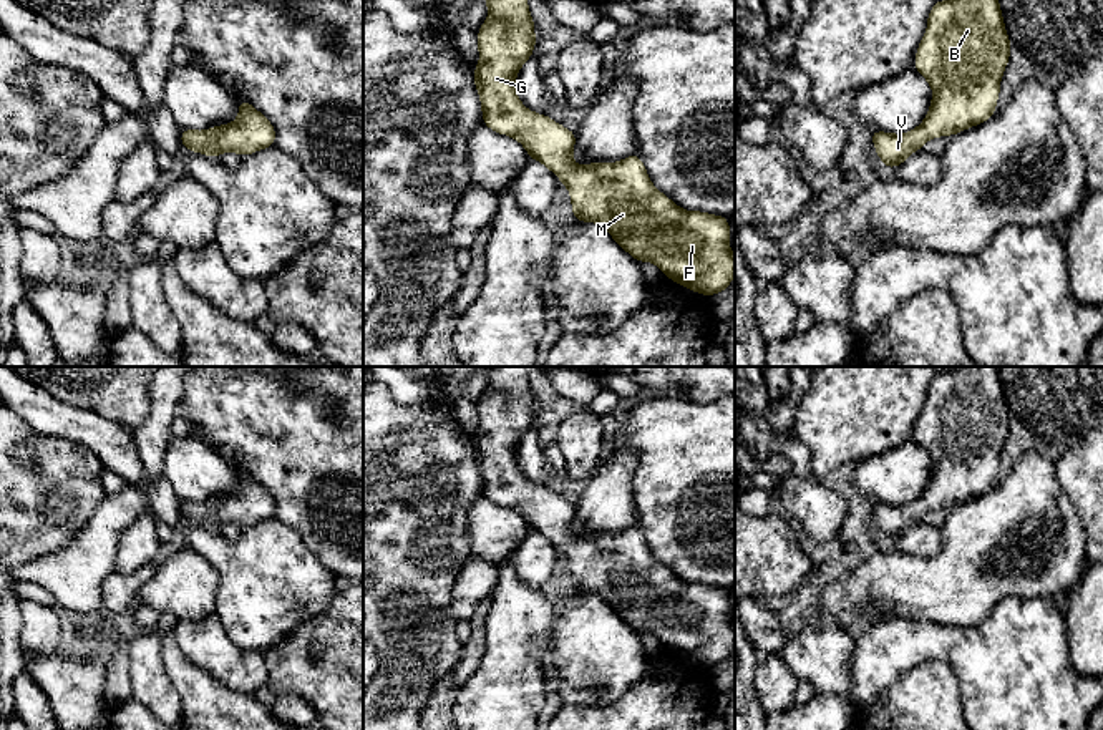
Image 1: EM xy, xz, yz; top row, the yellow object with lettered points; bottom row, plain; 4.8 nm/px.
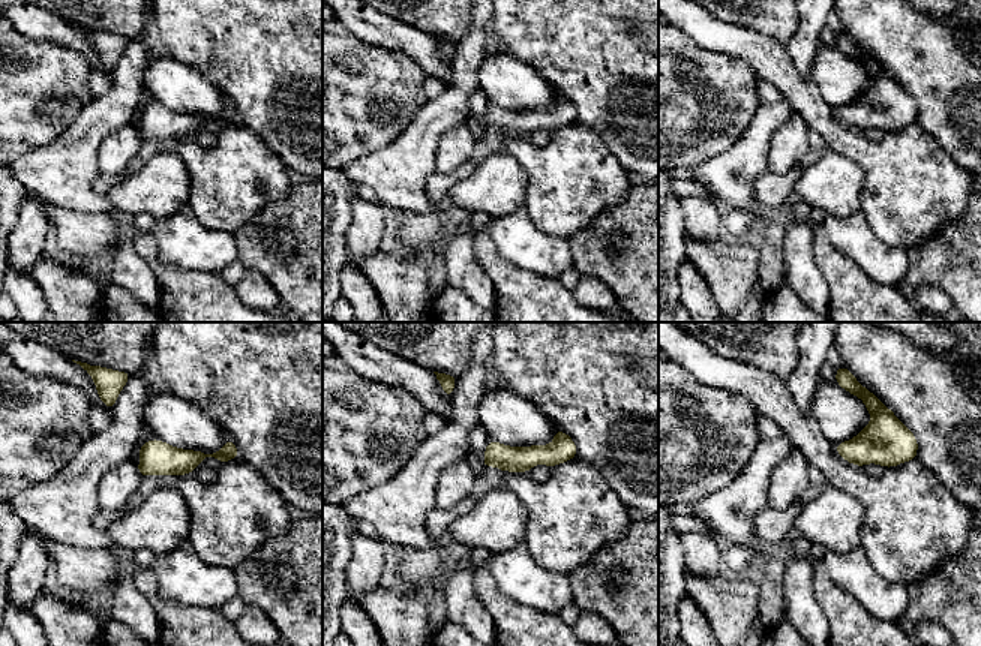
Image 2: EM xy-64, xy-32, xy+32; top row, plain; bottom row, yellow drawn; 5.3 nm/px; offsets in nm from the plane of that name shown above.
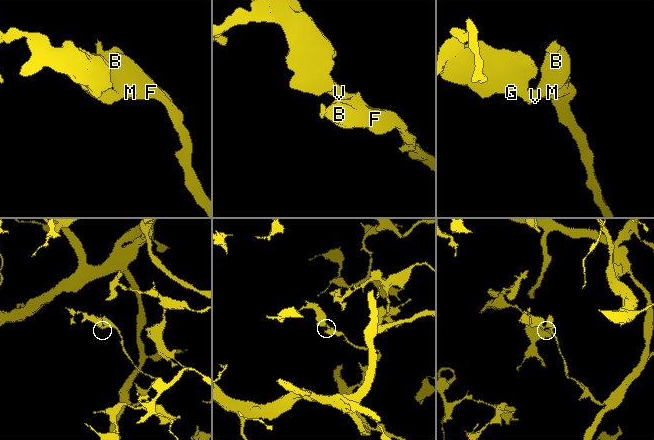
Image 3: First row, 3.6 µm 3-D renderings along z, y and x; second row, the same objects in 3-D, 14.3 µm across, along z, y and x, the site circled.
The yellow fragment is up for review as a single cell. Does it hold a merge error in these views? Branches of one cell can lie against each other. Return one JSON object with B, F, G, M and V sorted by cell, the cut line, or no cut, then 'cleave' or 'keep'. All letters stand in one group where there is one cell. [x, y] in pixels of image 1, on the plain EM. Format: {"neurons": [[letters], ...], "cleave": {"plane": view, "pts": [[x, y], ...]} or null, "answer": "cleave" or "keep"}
{"neurons": [["B", "F", "G", "M", "V"]], "cleave": null, "answer": "keep"}

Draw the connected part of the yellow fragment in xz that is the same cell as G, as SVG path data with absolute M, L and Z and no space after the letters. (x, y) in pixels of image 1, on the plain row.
M484 367L484 373L488 392L478 400L479 433L473 445L483 496L519 513L531 531L542 534L567 559L572 589L597 594L635 632L655 635L665 649L705 669L728 662L735 647L728 591L677 577L652 556L637 524L615 534L576 536L576 504L547 486L527 481L516 466L516 448L536 420L527 367Z

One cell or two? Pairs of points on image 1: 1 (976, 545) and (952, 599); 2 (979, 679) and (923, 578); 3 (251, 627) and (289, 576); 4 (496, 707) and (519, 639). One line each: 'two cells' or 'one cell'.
1: one cell
2: two cells
3: one cell
4: one cell

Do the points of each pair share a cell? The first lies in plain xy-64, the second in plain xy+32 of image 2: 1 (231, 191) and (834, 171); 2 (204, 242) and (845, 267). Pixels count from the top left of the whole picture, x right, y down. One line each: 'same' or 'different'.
1: different
2: different

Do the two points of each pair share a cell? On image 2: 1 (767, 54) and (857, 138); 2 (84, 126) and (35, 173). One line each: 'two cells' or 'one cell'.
1: one cell
2: one cell

